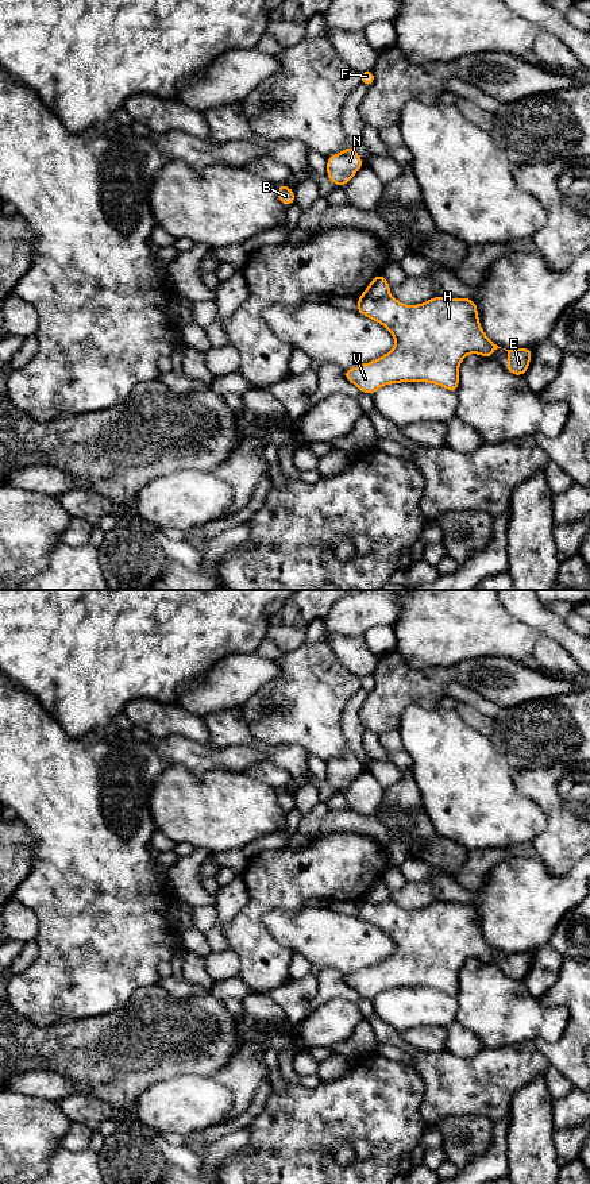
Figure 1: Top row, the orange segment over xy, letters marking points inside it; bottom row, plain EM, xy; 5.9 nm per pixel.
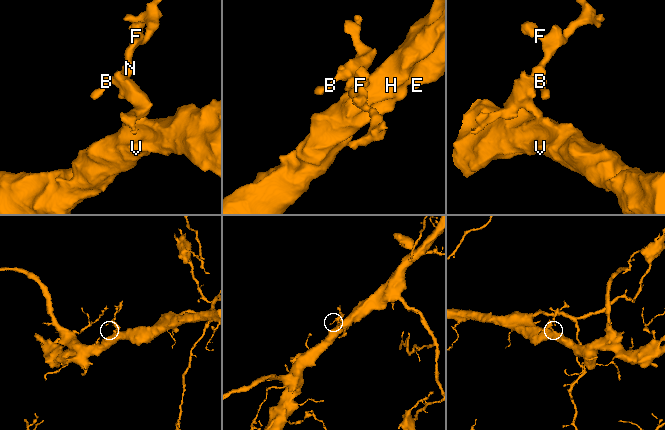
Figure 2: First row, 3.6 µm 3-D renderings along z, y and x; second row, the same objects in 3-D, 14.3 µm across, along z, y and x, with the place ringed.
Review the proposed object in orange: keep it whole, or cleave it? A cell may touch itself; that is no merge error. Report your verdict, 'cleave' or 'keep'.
cleave

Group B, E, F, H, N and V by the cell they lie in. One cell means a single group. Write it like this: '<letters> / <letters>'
B F N / E H V

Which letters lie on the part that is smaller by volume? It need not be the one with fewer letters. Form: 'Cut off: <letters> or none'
Cut off: B, F, N

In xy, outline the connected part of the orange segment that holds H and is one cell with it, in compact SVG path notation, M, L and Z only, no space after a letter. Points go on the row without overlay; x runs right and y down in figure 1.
M359 899L356 917L382 929L396 945L386 960L343 977L348 987L371 1000L382 991L402 987L428 987L456 998L458 975L464 961L473 957L493 963L494 956L501 953L485 940L473 903L435 900L419 910L405 910L392 900L371 903Z

